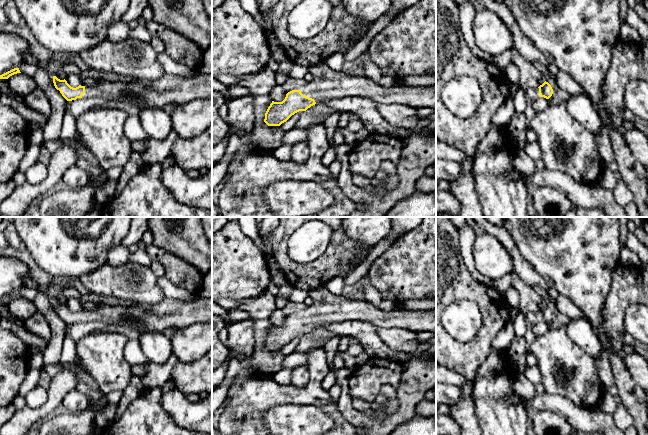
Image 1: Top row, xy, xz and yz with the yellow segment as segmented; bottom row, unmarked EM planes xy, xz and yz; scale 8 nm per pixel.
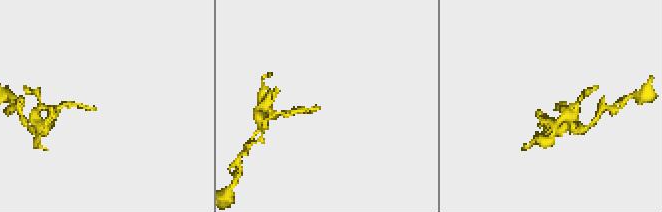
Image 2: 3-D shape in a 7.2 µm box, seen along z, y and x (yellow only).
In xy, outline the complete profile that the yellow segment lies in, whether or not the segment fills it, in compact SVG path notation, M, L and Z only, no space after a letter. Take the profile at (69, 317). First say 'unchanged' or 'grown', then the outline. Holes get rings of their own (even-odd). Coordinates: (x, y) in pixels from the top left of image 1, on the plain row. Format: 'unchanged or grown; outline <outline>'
grown; outline M212 298L180 302L174 299L161 301L155 306L103 306L92 310L71 311L67 305L53 300L53 307L67 325L77 322L100 322L115 324L123 319L138 320L147 330L164 331L168 328L184 328L198 323L212 322Z

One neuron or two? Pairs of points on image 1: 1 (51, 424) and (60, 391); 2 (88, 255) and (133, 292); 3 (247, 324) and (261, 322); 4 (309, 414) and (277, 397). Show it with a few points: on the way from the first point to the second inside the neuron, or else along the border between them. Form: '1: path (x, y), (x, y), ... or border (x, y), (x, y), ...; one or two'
1: border (50, 415), (37, 424); two
2: border (107, 262), (80, 276); two
3: border (250, 317), (253, 323), (254, 346); two
4: border (315, 405), (280, 404), (269, 409); two

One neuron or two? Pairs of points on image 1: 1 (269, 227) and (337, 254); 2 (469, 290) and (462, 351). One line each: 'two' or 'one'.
1: two
2: one

